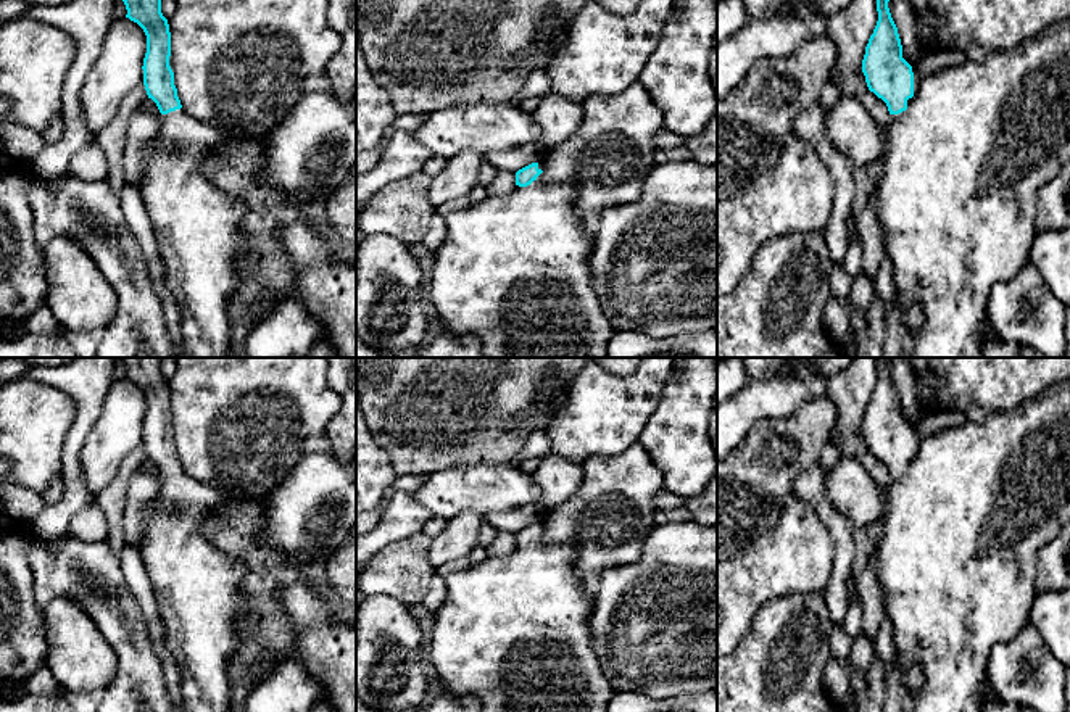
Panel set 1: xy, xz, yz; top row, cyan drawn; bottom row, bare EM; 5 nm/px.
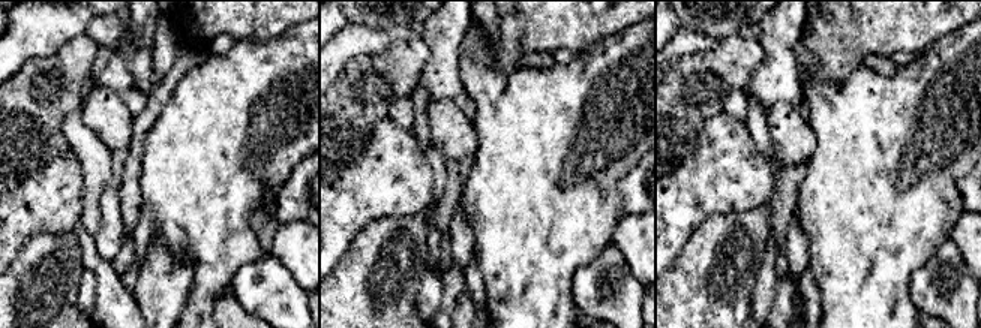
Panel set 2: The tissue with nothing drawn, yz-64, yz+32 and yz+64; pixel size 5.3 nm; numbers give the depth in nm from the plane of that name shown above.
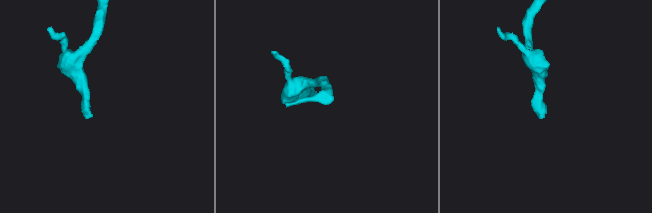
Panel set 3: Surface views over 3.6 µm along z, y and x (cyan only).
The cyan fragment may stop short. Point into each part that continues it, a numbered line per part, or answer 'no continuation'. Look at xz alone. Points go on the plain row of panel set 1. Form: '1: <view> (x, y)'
1: xz (513, 635)

